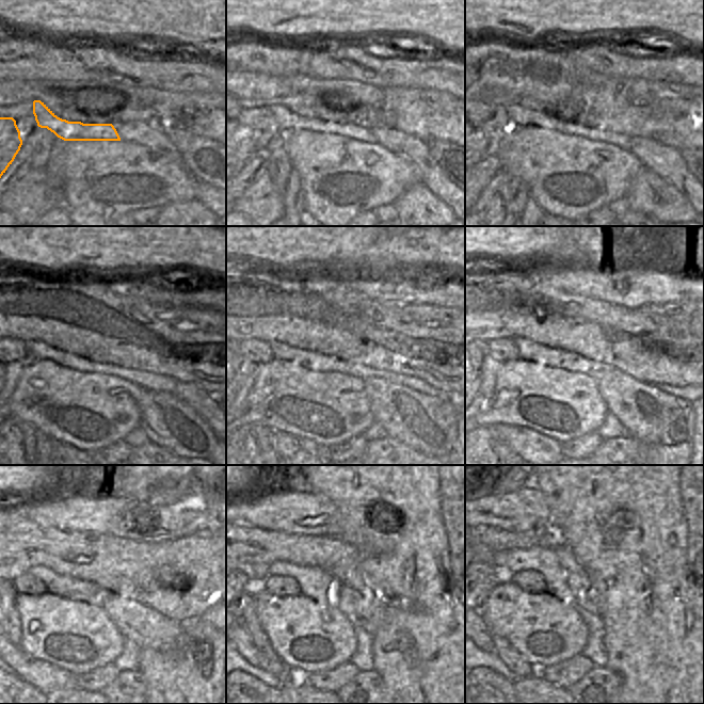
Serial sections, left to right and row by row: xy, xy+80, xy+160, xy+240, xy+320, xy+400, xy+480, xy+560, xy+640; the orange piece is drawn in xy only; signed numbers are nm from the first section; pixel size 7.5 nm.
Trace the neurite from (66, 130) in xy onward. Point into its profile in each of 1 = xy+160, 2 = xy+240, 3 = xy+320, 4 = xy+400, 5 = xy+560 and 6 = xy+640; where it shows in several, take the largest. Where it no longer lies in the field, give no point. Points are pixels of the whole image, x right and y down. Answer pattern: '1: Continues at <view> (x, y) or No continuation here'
1: Continues at xy+160 (517, 114)
2: Continues at xy+240 (40, 351)
3: Continues at xy+320 (313, 361)
4: Continues at xy+400 (527, 350)
5: Continues at xy+560 (315, 582)
6: Continues at xy+640 (541, 558).

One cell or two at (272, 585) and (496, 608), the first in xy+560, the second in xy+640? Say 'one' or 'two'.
two

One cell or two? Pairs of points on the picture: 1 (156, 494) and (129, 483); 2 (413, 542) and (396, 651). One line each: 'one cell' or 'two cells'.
1: one cell
2: one cell

